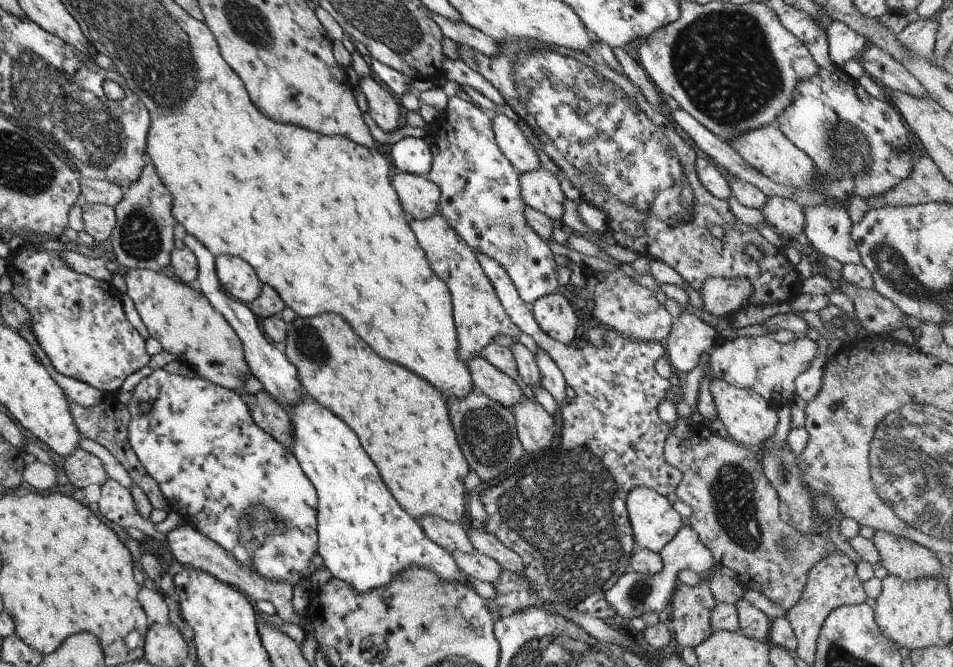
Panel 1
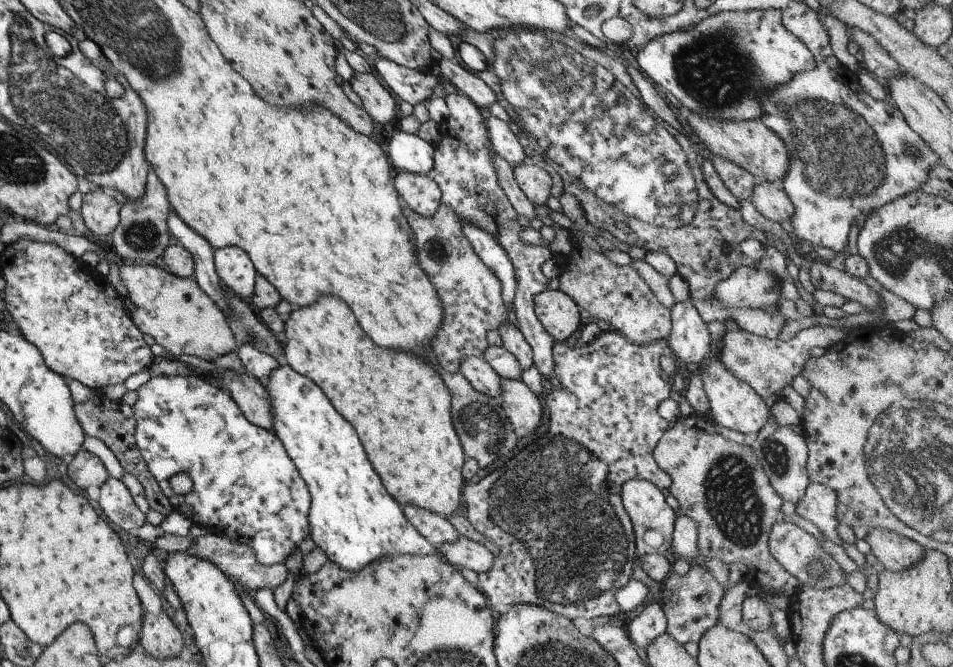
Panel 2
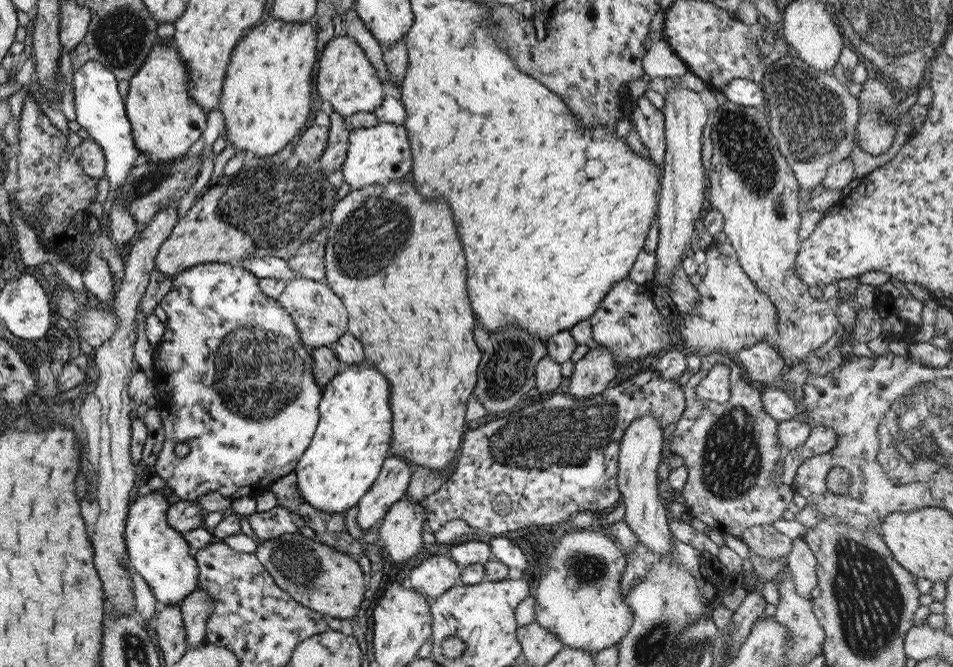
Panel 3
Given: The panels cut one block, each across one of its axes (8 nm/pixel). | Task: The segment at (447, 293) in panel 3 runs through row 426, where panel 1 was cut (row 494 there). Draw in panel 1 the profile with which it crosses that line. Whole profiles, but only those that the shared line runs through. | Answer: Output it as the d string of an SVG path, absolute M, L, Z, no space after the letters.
M327 312L313 318L296 317L287 324L284 341L283 352L295 366L303 392L319 406L337 414L337 418L357 434L361 448L379 470L381 481L397 505L413 520L435 516L445 522L458 523L466 509L463 480L469 468L451 430L446 398L441 392L423 378L417 378L411 370L379 358L353 330L349 330L349 324L339 314Z

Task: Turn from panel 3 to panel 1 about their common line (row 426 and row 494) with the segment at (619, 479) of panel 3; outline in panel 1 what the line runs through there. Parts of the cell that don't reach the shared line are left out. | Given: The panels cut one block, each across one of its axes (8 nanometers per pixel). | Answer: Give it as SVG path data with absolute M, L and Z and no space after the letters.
M643 486L629 490L625 507L635 546L653 553L659 553L683 526L666 498Z

